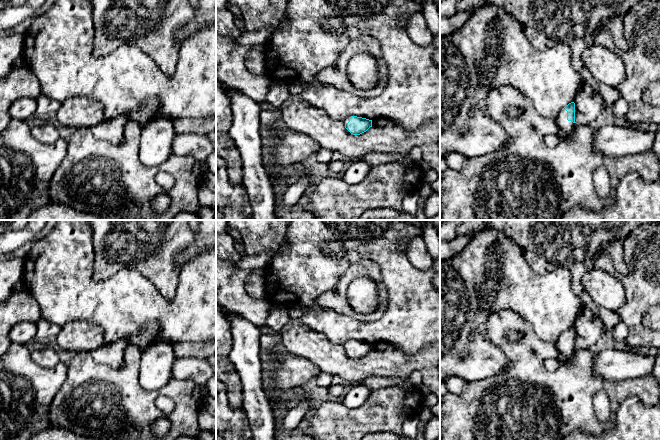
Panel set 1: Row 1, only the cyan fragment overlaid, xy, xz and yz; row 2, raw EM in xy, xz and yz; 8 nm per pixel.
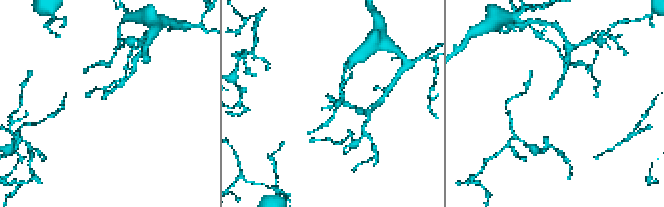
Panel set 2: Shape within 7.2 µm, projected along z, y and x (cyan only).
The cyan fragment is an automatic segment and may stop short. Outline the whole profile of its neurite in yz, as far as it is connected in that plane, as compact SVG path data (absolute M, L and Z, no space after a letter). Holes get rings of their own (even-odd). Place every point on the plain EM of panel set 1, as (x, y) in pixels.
M571 326L566 329L555 345L560 353L560 362L565 363L571 360L577 348L575 346L575 327Z

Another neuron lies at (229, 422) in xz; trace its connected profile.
M216 376L216 437L223 440L249 440L243 436L243 408L233 409L228 400L228 387Z

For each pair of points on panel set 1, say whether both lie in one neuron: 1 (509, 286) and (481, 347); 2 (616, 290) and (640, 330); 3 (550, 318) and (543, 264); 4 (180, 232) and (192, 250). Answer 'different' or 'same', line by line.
1: same
2: different
3: different
4: different

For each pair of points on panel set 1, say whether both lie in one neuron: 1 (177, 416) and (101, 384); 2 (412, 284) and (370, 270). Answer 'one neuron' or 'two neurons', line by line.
1: one neuron
2: two neurons

